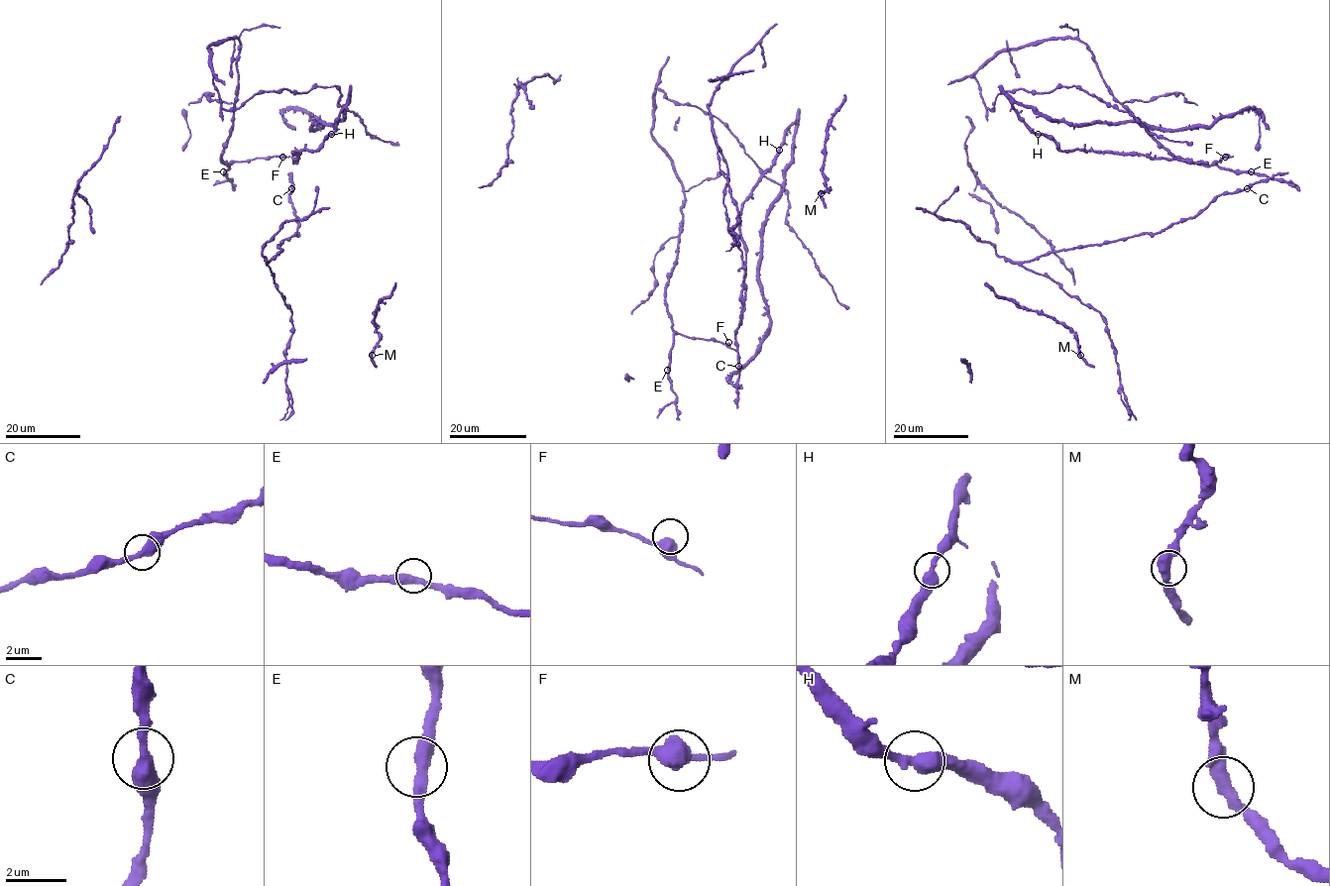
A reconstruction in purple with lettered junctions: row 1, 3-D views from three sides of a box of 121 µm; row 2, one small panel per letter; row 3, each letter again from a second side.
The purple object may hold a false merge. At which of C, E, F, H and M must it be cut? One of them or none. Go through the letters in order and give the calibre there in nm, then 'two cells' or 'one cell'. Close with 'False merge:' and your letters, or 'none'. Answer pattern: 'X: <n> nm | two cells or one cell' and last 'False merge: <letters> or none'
C: 420 nm | one cell
E: 400 nm | one cell
F: 480 nm | one cell
H: 440 nm | one cell
M: 480 nm | one cell
False merge: none

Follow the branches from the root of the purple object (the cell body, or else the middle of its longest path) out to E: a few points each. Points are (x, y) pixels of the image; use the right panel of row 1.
E: (1216, 162), (1222, 167), (1251, 171)

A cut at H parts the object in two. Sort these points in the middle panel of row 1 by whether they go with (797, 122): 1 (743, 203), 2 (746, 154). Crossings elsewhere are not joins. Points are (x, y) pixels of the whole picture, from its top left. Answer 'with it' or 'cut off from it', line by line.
1: cut off from it
2: with it

